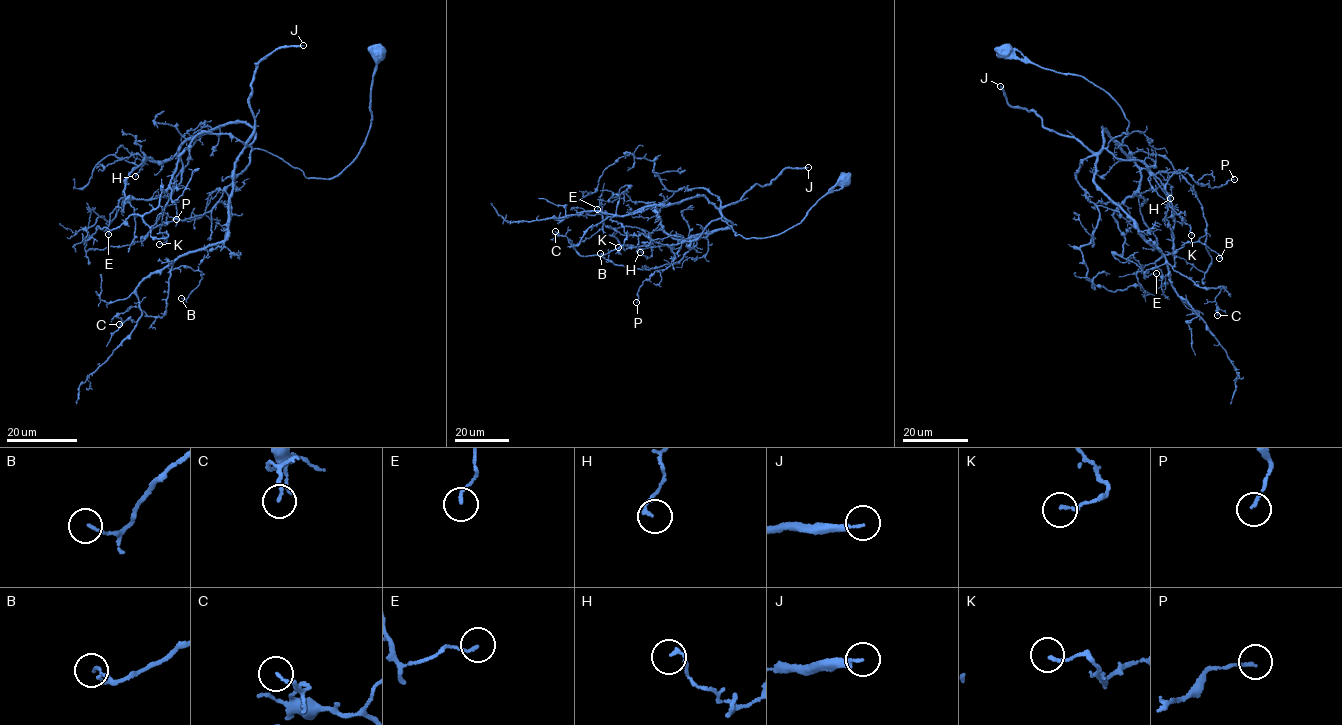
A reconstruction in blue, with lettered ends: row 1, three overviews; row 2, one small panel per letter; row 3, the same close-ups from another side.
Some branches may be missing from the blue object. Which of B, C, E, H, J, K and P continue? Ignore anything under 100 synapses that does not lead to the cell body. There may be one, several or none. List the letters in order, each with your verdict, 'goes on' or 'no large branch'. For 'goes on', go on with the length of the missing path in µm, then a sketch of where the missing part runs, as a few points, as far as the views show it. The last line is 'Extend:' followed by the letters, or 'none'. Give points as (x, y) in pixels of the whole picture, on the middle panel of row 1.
B: no large branch
C: no large branch
E: no large branch
H: no large branch
J: goes on; missing 80 µm; course (808, 167), (830, 164), (824, 167), (813, 159), (828, 139), (822, 116), (831, 108), (814, 81), (802, 76)
K: no large branch
P: no large branch
Extend: J

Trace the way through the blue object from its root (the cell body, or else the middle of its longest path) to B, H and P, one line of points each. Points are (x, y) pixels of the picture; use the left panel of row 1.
B: (377, 52), (354, 159), (309, 179), (243, 148), (226, 236), (172, 263), (202, 273), (181, 298)
H: (377, 52), (369, 128), (337, 175), (252, 149), (240, 122), (140, 166), (117, 148), (144, 163), (135, 176)
P: (377, 52), (369, 128), (337, 175), (307, 178), (255, 149), (233, 181), (209, 194), (201, 216), (176, 219)

